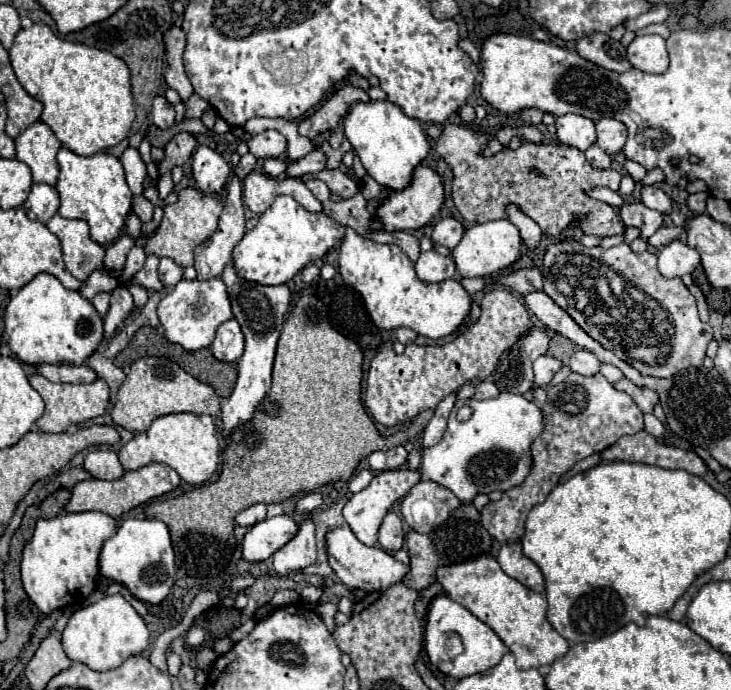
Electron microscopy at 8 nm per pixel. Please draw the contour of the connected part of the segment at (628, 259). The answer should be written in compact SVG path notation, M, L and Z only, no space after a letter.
M561 241L551 245L543 259L543 291L565 309L583 331L587 331L603 347L611 349L617 357L633 365L643 375L671 377L687 367L701 367L705 349L713 339L713 329L697 317L695 297L679 277L665 279L657 271L655 253L631 253L627 243L611 249L583 247L577 241Z

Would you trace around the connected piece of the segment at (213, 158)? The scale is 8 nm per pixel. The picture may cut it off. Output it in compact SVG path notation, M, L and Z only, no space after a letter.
M201 145L195 149L195 153L191 157L191 169L193 169L193 177L197 181L197 187L203 193L221 191L231 175L227 161L217 151L209 149L207 145Z

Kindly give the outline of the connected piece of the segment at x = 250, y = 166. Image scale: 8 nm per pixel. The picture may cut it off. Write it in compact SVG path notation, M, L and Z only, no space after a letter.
M247 153L247 155L243 155L243 157L241 157L239 165L237 165L237 167L233 167L233 175L235 175L235 177L239 177L239 179L245 179L245 175L247 175L247 173L251 173L253 169L255 169L255 157L253 157L251 153Z

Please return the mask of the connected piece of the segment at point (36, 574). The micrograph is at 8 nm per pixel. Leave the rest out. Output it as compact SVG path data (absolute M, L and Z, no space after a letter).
M101 511L61 513L53 519L39 519L21 559L21 581L29 599L43 613L53 613L55 609L81 603L97 587L97 557L105 539L115 531L115 519Z

